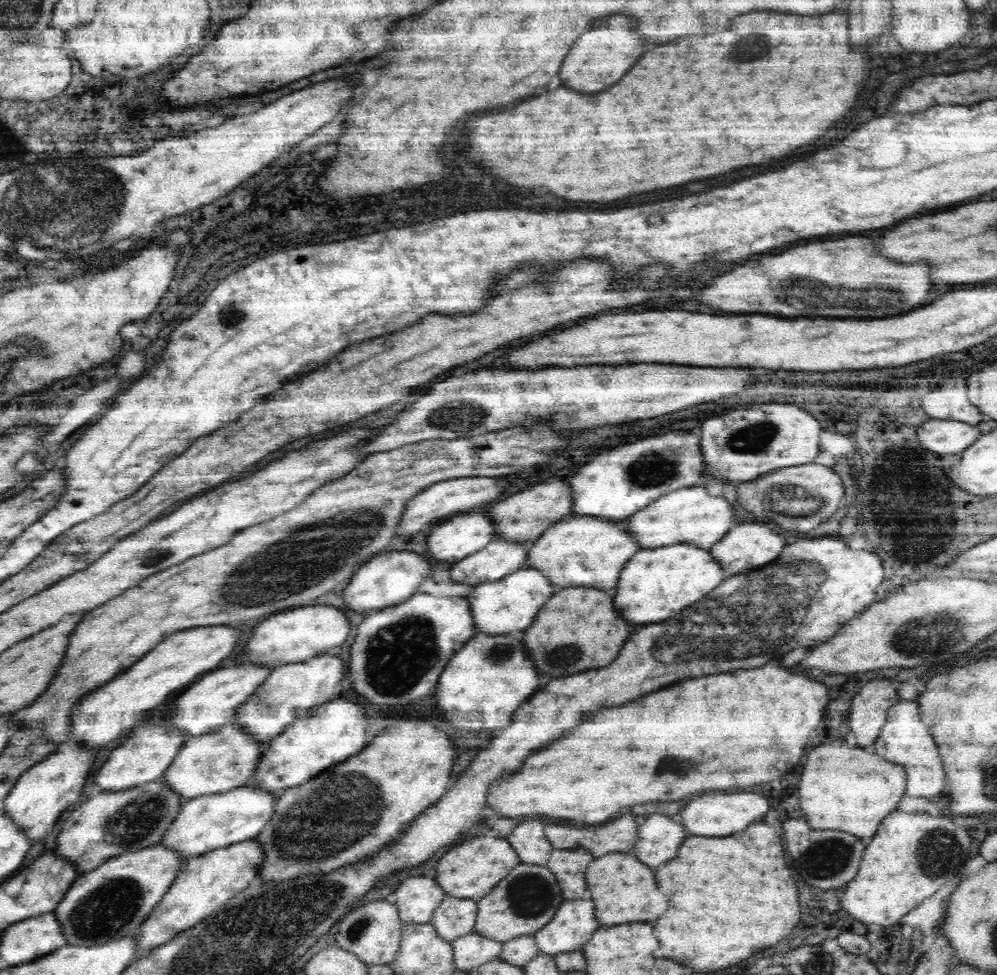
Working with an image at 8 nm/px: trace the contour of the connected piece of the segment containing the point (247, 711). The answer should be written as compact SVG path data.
M338 656L308 657L306 662L274 667L267 682L237 709L237 722L234 725L246 729L259 742L268 743L275 736L282 734L286 727L298 718L304 718L308 714L308 708L314 708L330 700L334 686L338 686L344 680L344 676L346 666L344 660Z

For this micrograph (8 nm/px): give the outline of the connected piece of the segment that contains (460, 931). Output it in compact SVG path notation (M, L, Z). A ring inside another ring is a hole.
M447 895L434 911L431 923L443 939L453 941L474 931L477 912L476 902Z

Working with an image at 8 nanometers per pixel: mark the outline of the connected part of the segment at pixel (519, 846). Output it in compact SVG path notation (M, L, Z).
M528 820L506 836L522 862L546 866L553 851L552 843L544 836L544 822Z

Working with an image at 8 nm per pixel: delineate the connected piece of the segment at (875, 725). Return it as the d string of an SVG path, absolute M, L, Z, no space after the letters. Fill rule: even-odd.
M876 680L860 688L850 710L851 734L856 736L854 742L858 742L860 746L875 742L887 720L888 708L898 700L901 701L898 694L896 686L890 680Z

